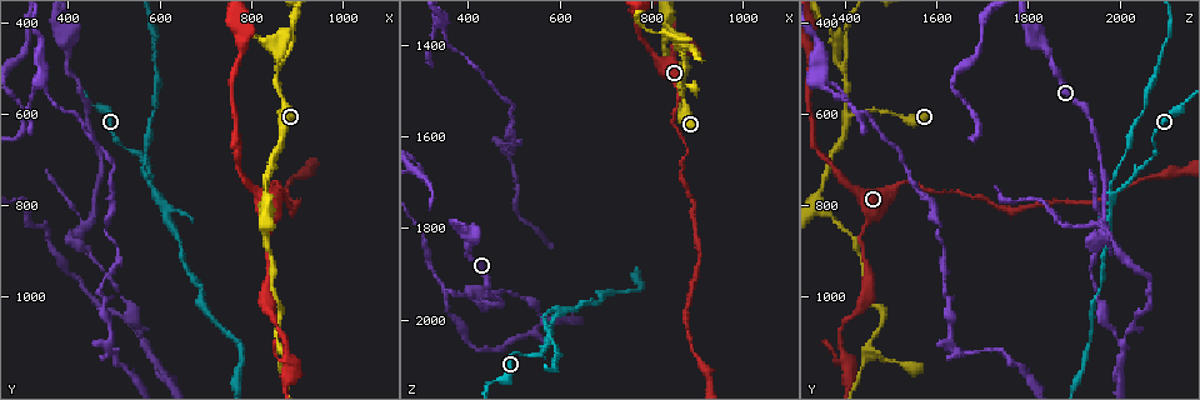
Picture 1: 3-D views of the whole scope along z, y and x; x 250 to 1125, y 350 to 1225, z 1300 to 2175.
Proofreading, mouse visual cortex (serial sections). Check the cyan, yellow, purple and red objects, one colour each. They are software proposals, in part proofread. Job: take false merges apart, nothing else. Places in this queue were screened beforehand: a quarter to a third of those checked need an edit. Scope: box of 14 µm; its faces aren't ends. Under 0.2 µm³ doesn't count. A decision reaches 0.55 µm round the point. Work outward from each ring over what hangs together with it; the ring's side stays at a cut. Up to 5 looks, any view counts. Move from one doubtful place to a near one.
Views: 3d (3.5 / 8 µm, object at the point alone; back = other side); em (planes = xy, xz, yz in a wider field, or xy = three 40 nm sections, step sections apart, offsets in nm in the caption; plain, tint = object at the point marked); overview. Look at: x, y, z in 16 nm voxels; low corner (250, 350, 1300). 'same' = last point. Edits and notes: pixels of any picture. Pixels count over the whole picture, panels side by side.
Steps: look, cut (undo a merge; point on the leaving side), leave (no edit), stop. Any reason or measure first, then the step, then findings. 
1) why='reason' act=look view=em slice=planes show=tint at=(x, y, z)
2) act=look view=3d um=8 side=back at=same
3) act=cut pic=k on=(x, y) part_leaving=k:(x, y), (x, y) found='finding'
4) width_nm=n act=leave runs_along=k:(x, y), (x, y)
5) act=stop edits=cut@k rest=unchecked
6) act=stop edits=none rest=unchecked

why='three arms meet' act=look view=3d um=3.5 at=(860, 510, 1395)

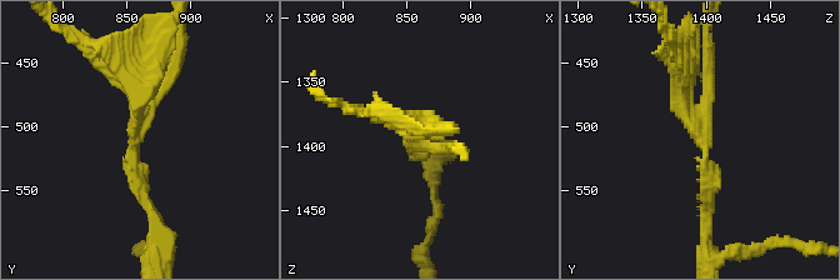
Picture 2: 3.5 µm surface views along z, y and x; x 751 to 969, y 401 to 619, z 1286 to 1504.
act=look view=em slice=planes show=tint at=(858, 506, 1396)

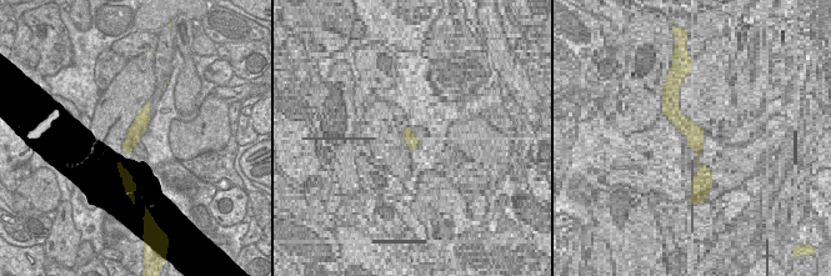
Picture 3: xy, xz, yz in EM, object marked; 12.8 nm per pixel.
act=cut pic=2 on=(135, 58) found='two cells meet here'

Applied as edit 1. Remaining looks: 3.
why='see it whole again' act=look view=overview

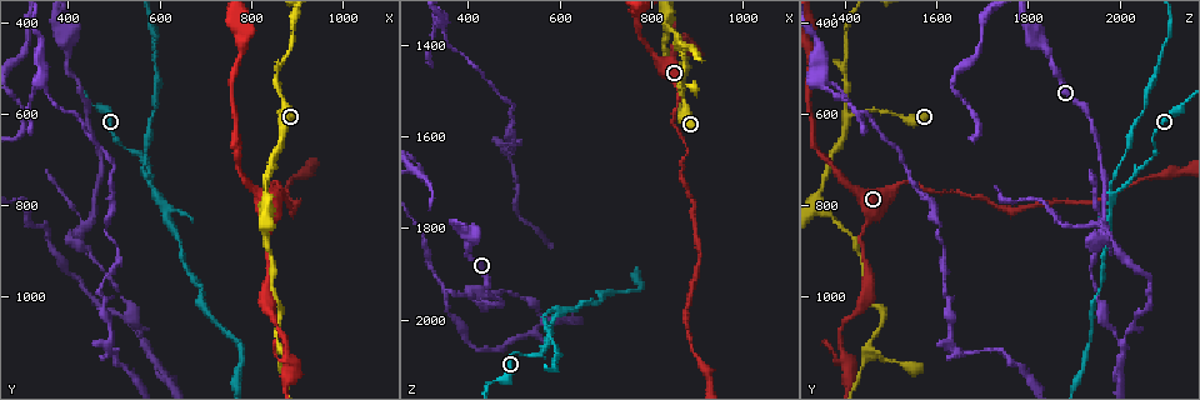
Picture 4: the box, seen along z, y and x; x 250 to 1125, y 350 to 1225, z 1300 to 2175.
why='sharp bend' act=look view=3d um=8 at=(870, 1115, 1455)

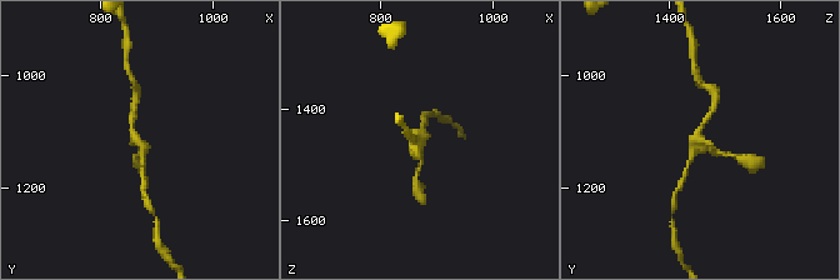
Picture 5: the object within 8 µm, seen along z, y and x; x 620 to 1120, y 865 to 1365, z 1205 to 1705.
why='closer look' act=look view=3d um=3.5 side=back at=(865, 1110, 1455)

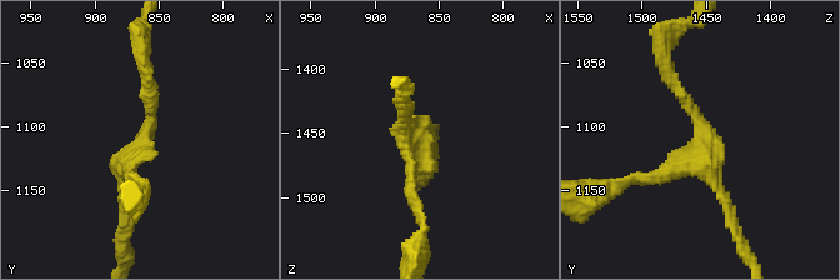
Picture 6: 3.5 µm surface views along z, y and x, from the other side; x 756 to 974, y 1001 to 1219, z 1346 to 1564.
act=leave runs_along=6:(666, 71), (704, 140), (638, 179) found='continuous, no second cell'

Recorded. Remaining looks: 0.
act=stop edits=cut@2 rest=unchecked

